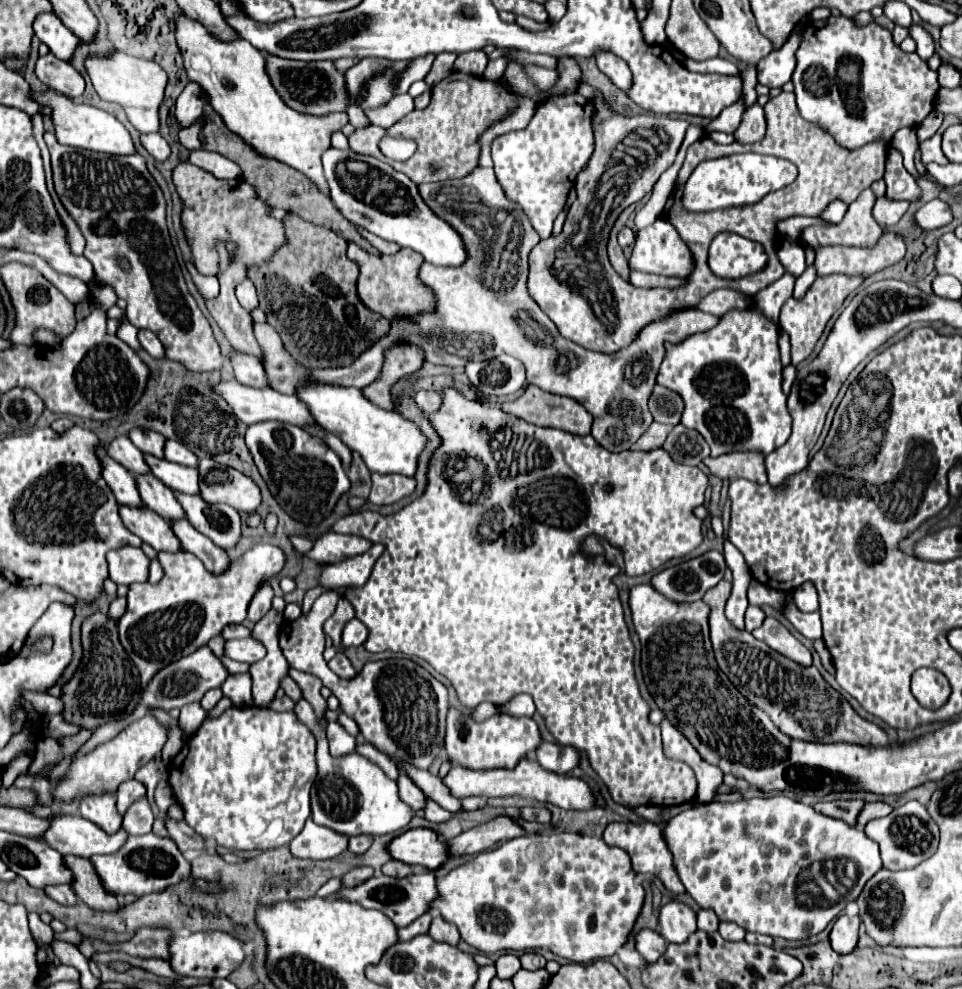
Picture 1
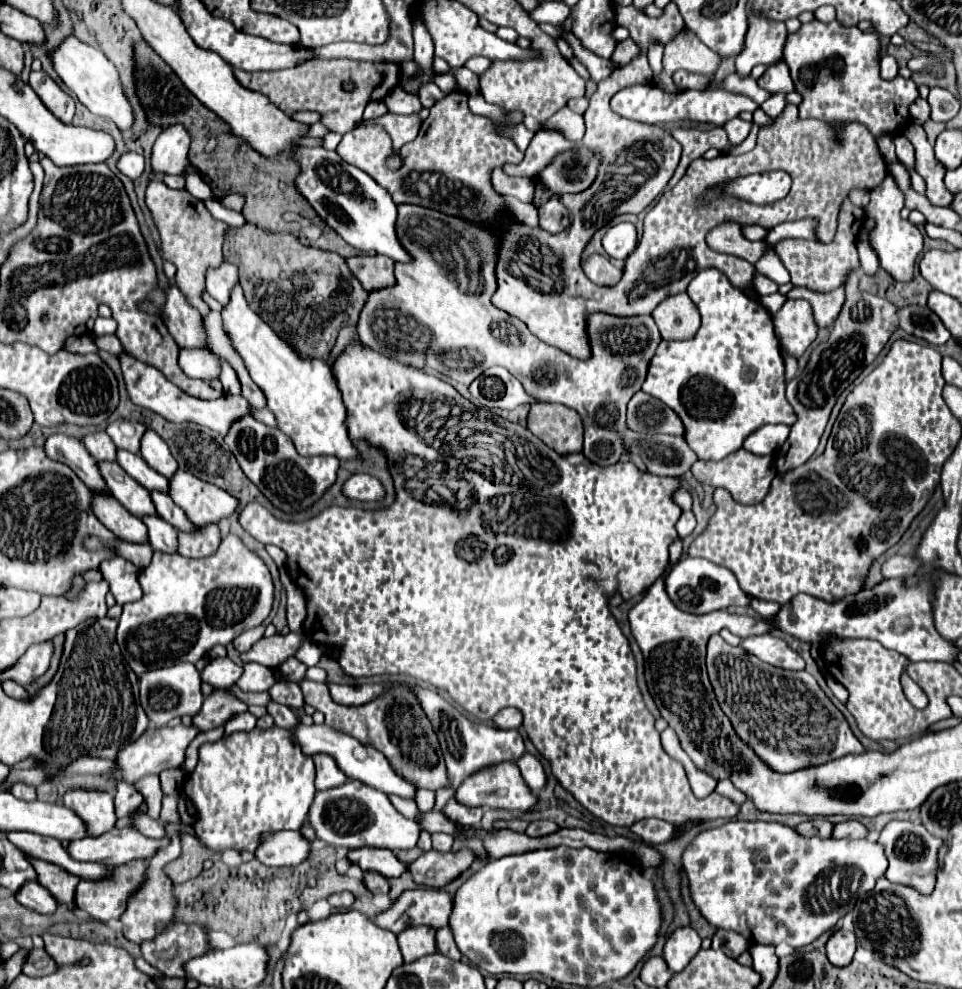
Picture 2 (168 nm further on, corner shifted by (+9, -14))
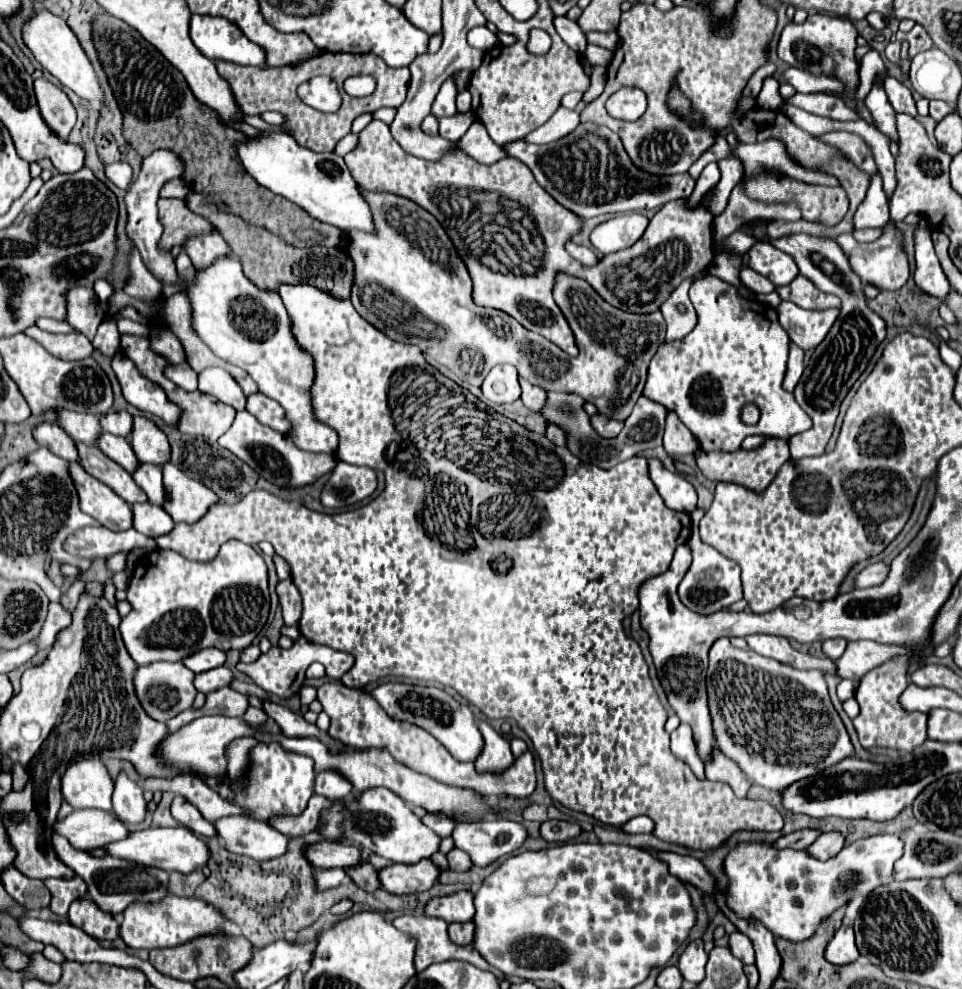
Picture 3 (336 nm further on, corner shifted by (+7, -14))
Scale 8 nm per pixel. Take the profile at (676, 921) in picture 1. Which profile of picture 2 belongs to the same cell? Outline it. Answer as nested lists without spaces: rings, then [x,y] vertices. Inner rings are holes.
[[[679,928],[669,936],[663,948],[663,958],[671,972],[683,972],[683,968],[695,958],[699,948],[699,934],[693,928]]]

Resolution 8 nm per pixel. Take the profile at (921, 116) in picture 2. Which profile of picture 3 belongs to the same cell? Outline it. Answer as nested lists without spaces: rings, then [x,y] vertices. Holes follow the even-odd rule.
[[[887,76],[883,86],[885,86],[885,92],[887,92],[889,102],[895,108],[895,112],[903,112],[903,114],[909,114],[909,116],[917,116],[915,100],[911,96],[911,90],[905,84],[901,84],[899,80]]]

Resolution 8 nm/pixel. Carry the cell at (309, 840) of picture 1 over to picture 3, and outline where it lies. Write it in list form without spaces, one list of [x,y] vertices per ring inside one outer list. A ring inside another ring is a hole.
[[[229,816],[215,822],[217,834],[225,840],[225,848],[233,854],[243,854],[253,860],[281,858],[287,850],[287,836],[277,832],[267,822],[257,822],[243,816]]]

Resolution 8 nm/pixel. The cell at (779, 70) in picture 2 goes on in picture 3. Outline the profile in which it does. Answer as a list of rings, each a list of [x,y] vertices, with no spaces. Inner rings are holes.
[[[787,68],[783,74],[777,76],[777,80],[779,80],[779,84],[791,84],[797,92],[803,92],[803,94],[827,92],[827,90],[843,92],[845,90],[841,86],[841,82],[831,76],[813,76],[803,70],[797,70],[797,68]]]

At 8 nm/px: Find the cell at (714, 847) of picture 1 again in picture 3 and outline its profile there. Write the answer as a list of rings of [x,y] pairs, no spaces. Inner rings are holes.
[[[879,834],[847,844],[829,860],[817,860],[807,850],[781,850],[773,842],[737,842],[723,862],[723,872],[729,878],[727,906],[739,914],[737,918],[761,922],[775,938],[803,942],[853,894],[873,890],[889,878],[895,860],[903,854],[901,844],[897,834]]]

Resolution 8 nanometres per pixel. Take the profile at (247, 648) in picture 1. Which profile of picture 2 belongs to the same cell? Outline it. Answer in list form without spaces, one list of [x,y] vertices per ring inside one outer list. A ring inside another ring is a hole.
[[[217,658],[211,660],[203,670],[201,670],[201,680],[211,684],[213,690],[225,690],[231,688],[243,674],[243,666],[231,662],[229,658]]]

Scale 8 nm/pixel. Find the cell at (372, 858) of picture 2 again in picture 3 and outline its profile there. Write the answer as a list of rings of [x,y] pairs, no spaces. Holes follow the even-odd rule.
[[[331,840],[313,842],[305,848],[305,856],[317,868],[349,868],[365,862],[361,850],[353,844],[337,844]]]

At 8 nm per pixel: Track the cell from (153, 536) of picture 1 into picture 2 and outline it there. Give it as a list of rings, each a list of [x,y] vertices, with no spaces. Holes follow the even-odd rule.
[[[91,492],[91,496],[91,508],[103,526],[107,526],[121,540],[147,544],[147,528],[141,518],[127,512],[111,494]]]

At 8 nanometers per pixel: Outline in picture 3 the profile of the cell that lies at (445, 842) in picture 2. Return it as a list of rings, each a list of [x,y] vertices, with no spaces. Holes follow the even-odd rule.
[[[451,848],[445,856],[447,856],[447,862],[449,862],[449,866],[453,870],[467,870],[471,866],[471,860],[469,860],[469,856],[463,850]]]

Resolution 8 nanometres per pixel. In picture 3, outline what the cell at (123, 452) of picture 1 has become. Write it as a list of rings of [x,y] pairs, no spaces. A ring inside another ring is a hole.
[[[59,410],[59,424],[67,430],[67,434],[75,442],[85,442],[89,446],[97,446],[97,438],[101,438],[103,430],[97,416],[77,414],[71,410]]]

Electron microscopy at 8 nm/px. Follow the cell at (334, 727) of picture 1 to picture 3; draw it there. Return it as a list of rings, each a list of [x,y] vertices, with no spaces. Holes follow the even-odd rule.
[[[323,770],[315,778],[315,794],[321,794],[333,802],[349,798],[351,790],[353,784],[349,784],[349,780],[335,770]]]

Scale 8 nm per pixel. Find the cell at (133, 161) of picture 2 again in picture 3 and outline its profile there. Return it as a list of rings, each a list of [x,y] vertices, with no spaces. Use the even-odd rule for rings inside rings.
[[[113,162],[105,168],[105,172],[107,172],[107,178],[123,190],[127,190],[133,182],[133,168],[127,162]]]

